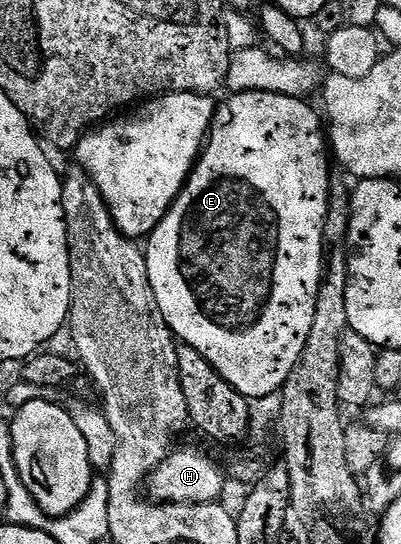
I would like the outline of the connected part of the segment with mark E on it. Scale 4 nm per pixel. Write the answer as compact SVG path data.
M236 92L230 98L232 100L224 108L222 105L217 112L220 121L227 121L224 124L216 123L212 127L195 167L191 169L185 186L179 191L179 197L173 202L165 218L161 218L161 222L151 231L150 236L146 237L145 255L149 282L153 286L157 306L161 306L161 314L171 327L171 335L176 341L193 346L193 350L204 356L217 370L217 374L225 378L225 382L233 385L242 396L255 401L262 396L271 396L274 392L276 395L282 389L293 366L297 366L297 358L301 358L301 350L305 350L305 338L309 338L309 329L313 326L313 310L317 306L317 286L321 282L325 267L323 231L333 173L324 121L316 109L315 113L307 105L306 99L272 92Z

